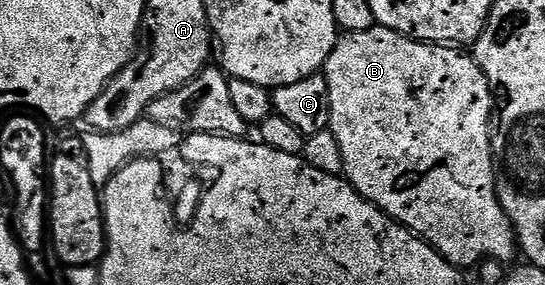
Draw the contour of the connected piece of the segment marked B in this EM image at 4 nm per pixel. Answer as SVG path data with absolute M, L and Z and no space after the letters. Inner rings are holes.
M373 25L371 29L363 32L355 32L354 34L345 32L338 37L335 48L331 52L331 56L325 62L325 69L323 71L325 79L327 80L327 88L331 88L331 120L329 121L329 129L332 130L335 140L339 140L339 148L343 152L343 164L345 165L344 177L357 189L368 202L374 202L385 214L389 214L396 222L406 226L407 229L412 230L418 238L424 238L434 250L438 250L442 256L450 262L452 266L458 268L476 267L478 263L484 261L486 258L494 258L495 260L504 264L509 264L513 258L513 253L518 253L519 247L517 244L517 235L513 233L513 221L505 214L505 209L501 206L501 201L497 199L497 172L493 160L493 139L491 137L491 119L495 114L495 95L489 89L489 82L485 78L485 73L477 67L476 61L472 57L469 58L465 54L460 54L460 49L454 48L449 44L430 44L428 42L416 42L414 38L407 38L404 34L389 30L386 26Z

